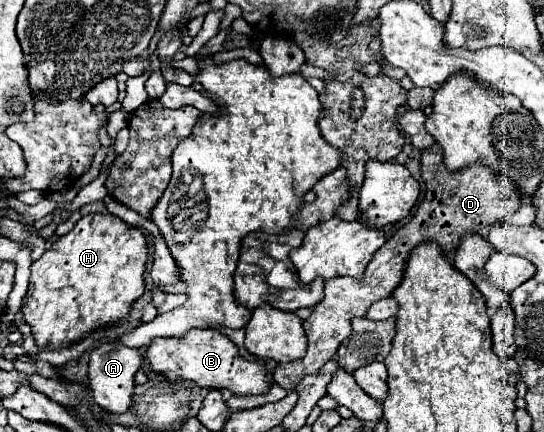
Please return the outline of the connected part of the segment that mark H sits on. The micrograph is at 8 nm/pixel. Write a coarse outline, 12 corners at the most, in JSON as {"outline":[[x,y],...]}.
{"outline":[[84,215],[30,267],[42,349],[128,319],[142,229]]}

